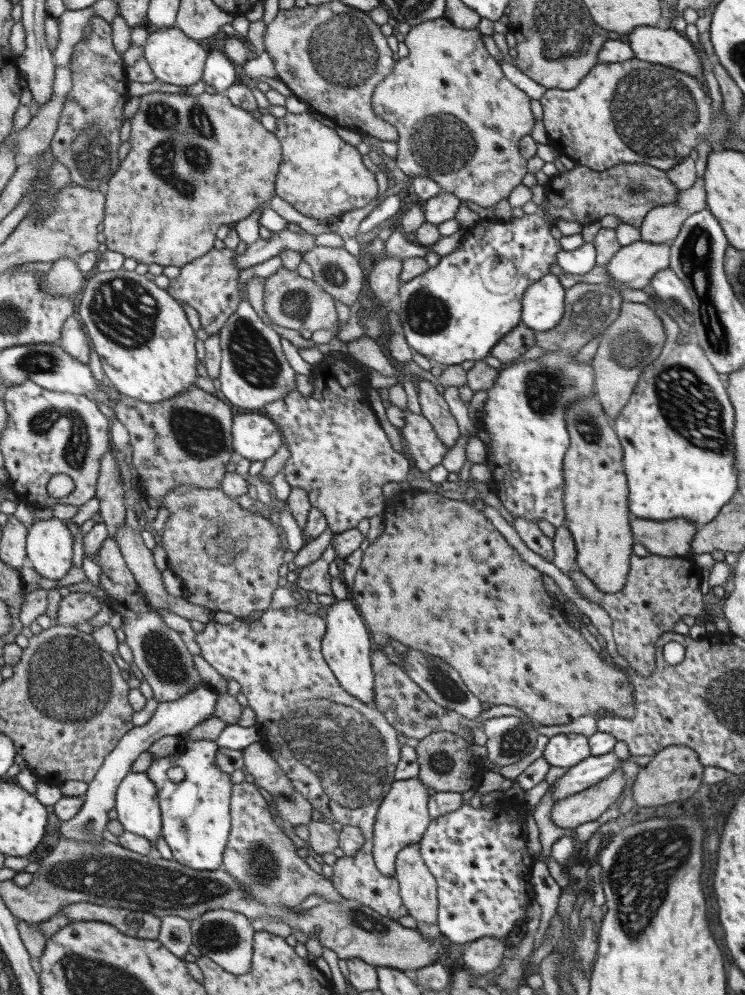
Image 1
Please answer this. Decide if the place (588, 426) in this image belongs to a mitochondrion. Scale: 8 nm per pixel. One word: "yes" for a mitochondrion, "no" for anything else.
yes

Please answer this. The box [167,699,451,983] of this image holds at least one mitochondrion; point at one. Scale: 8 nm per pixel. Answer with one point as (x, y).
(262, 870)

